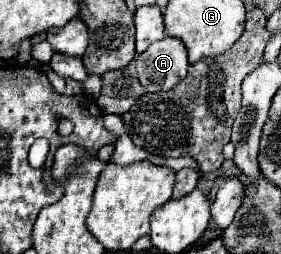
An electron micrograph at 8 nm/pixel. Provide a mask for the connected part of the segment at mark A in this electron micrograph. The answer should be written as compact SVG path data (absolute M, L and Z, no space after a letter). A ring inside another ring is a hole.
M174 37L152 43L136 57L136 71L142 87L148 93L172 89L178 81L184 79L188 71L184 43Z

